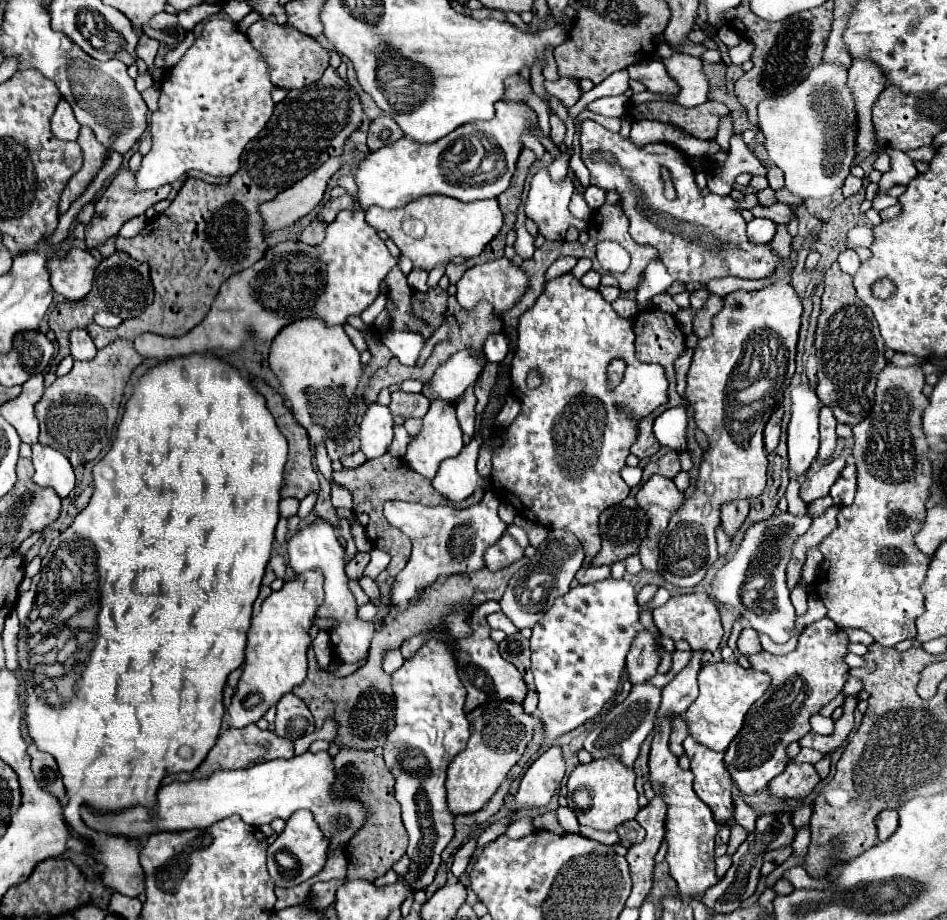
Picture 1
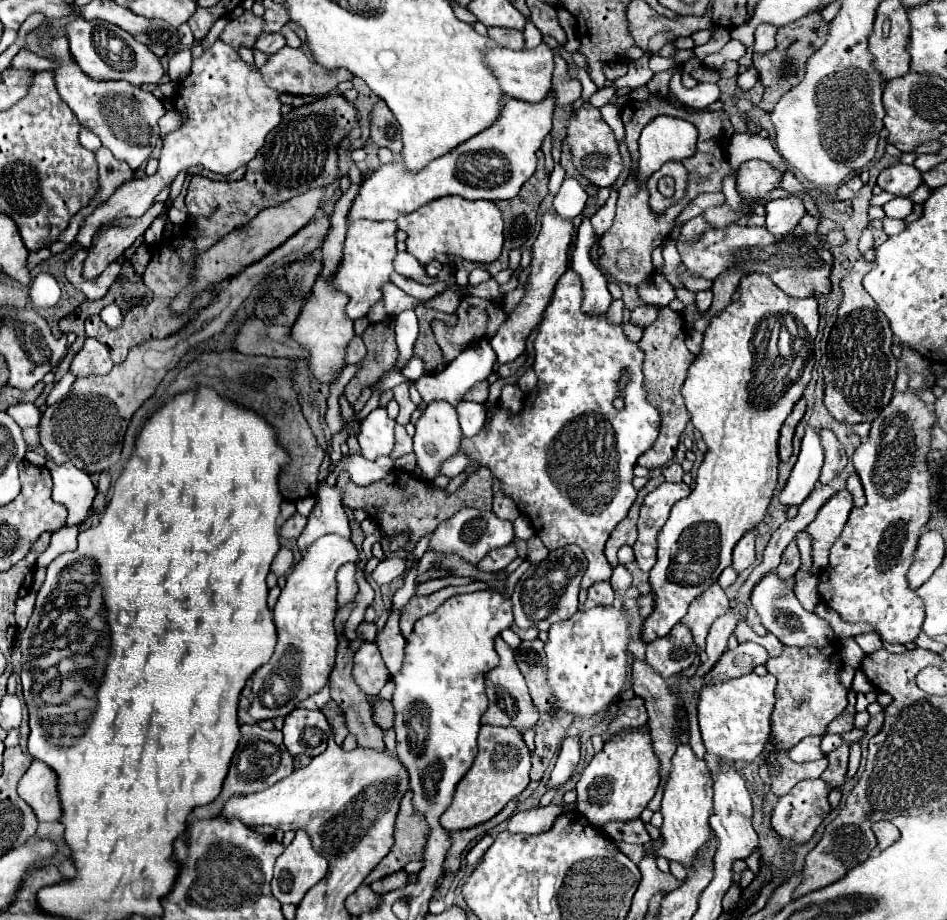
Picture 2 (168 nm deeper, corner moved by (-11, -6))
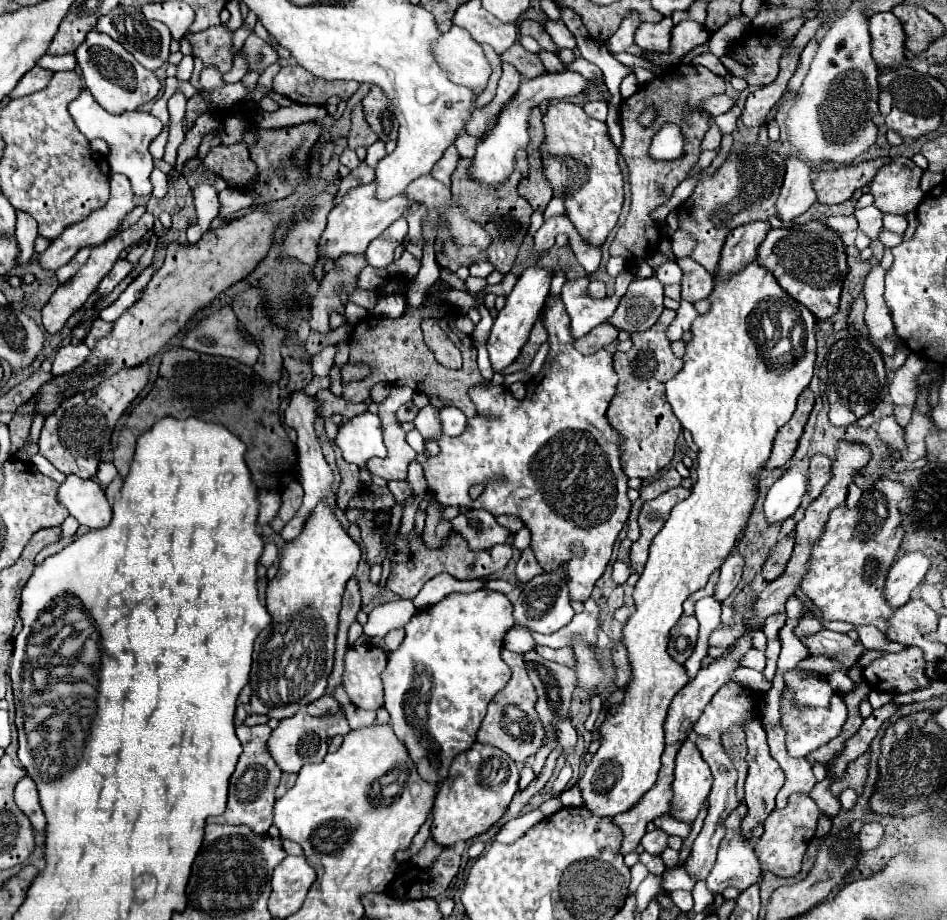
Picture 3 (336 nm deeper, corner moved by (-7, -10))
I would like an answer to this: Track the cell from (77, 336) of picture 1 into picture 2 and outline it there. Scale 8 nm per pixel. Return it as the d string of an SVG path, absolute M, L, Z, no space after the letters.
M87 338L83 348L77 352L77 356L73 358L69 372L75 378L87 378L91 374L107 374L111 370L113 362L111 356L107 354L107 348L97 342L95 338Z

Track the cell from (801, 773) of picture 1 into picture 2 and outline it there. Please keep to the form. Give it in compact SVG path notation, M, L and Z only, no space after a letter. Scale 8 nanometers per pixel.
M801 780L797 782L789 794L785 794L783 798L777 800L773 812L771 812L771 826L773 830L787 840L793 840L795 844L805 844L809 842L809 838L815 834L815 830L819 828L819 824L823 822L823 818L829 814L829 786L821 780Z

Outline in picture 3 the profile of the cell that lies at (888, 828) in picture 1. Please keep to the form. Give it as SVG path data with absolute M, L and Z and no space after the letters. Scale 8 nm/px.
M869 822L861 828L859 832L859 840L861 840L861 848L863 850L873 850L879 846L879 842L883 840L883 826L879 822Z

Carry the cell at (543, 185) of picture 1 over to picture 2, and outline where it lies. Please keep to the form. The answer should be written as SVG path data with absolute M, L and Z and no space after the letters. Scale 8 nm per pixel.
M549 212L543 216L541 232L539 232L535 244L531 246L531 268L527 274L525 296L521 298L519 306L507 314L507 320L499 326L497 334L491 338L491 346L497 354L499 364L513 362L517 356L521 356L525 352L525 342L527 342L529 334L541 322L543 312L553 298L555 284L561 278L561 274L567 270L567 248L569 248L569 242L573 238L573 230L575 230L573 220L559 218L559 214L555 214L555 212Z

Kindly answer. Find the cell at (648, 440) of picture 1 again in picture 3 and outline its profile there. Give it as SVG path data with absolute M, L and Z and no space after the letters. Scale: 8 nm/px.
M663 310L659 320L645 332L631 336L633 348L629 352L615 352L615 370L619 374L619 388L609 404L607 420L625 438L623 444L623 470L629 478L647 480L663 470L675 454L675 442L681 424L675 418L671 404L665 398L665 382L683 368L683 360L671 352L667 326L675 318L673 310Z

